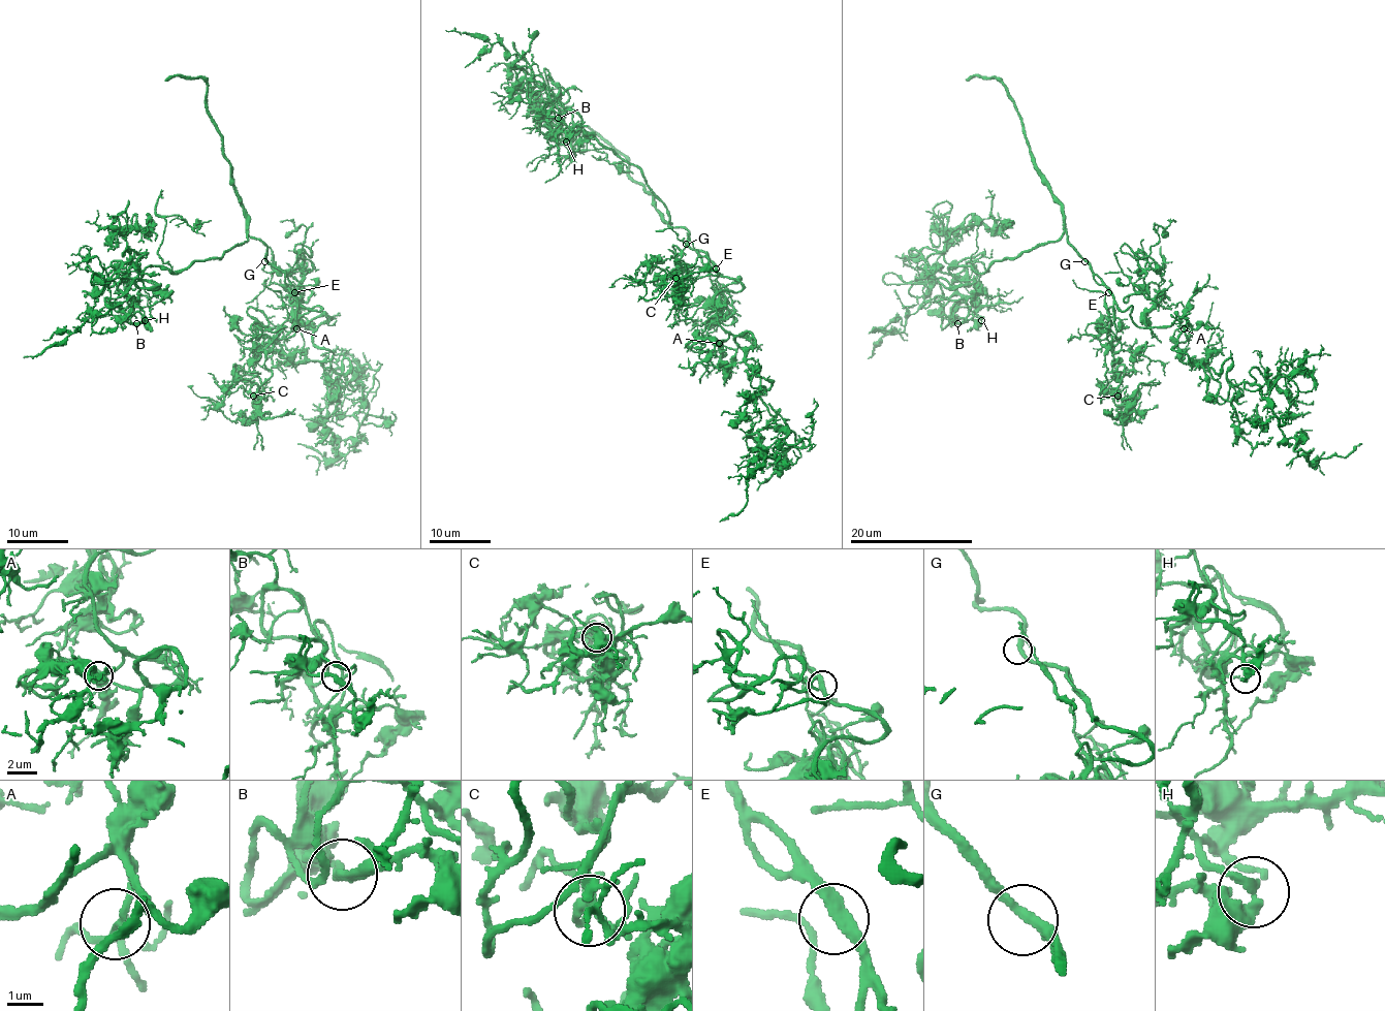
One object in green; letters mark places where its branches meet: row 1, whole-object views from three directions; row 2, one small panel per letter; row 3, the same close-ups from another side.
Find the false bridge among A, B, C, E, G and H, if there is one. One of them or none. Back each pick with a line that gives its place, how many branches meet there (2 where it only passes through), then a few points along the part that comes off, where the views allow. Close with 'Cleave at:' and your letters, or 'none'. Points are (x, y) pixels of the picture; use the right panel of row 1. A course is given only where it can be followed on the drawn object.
Cleave at: none

